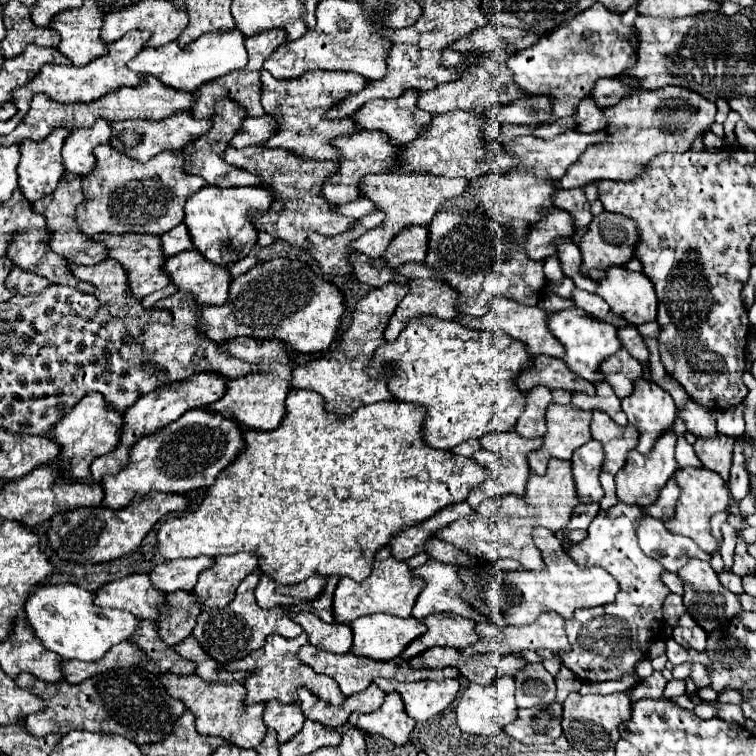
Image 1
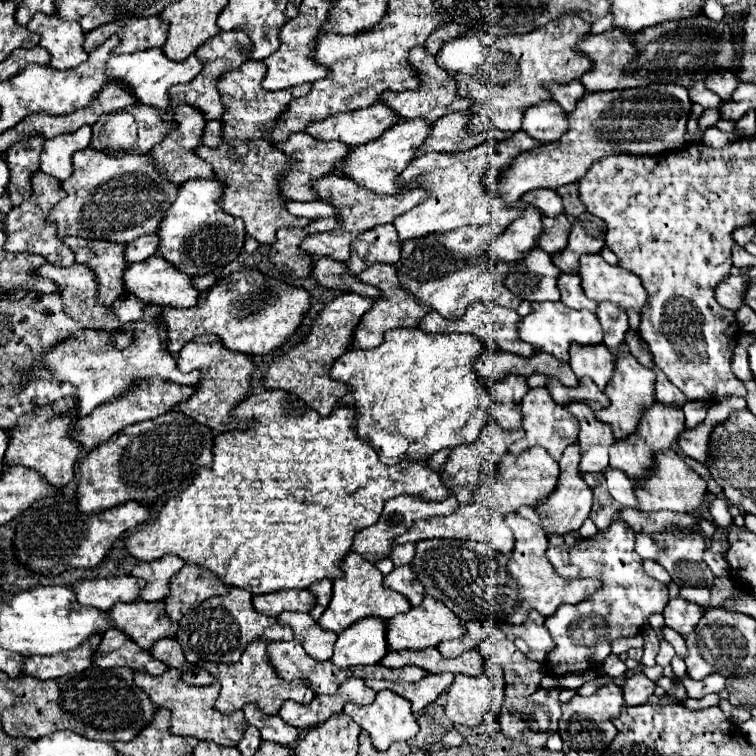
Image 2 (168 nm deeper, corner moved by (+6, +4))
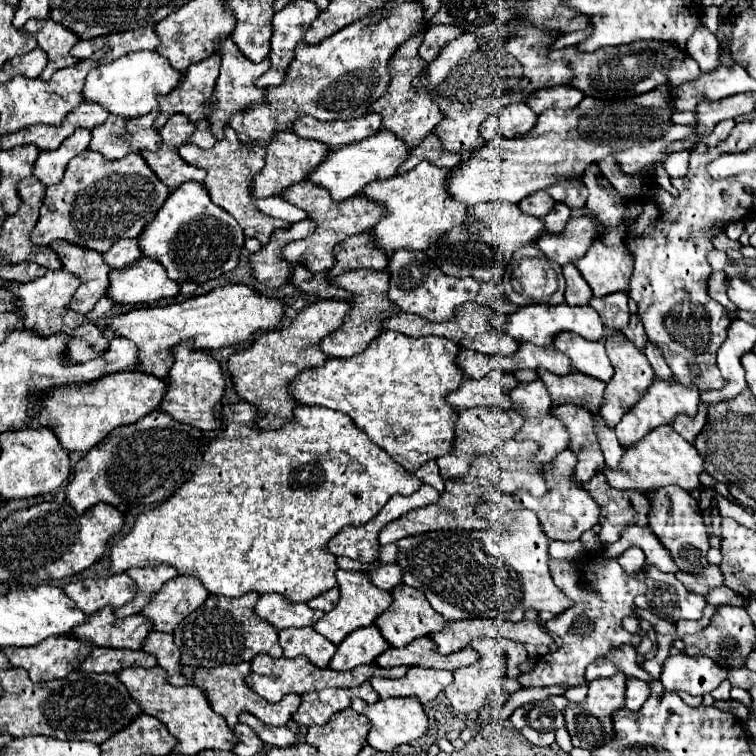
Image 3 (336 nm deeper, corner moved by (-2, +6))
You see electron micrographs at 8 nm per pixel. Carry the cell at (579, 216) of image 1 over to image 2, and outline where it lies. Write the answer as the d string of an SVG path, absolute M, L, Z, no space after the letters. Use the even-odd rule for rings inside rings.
M536 190L536 192L528 192L522 196L522 202L540 208L540 212L544 212L544 216L560 216L564 214L564 204L562 198L556 190Z

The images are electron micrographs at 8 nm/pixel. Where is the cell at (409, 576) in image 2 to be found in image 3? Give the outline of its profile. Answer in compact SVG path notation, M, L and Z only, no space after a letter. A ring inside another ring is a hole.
M378 564L376 568L366 572L374 586L382 590L392 590L396 584L400 584L400 566L398 564Z

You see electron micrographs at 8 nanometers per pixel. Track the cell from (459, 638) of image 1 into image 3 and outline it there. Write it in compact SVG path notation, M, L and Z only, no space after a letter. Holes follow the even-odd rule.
M400 584L390 594L392 594L394 602L388 606L388 610L384 614L380 614L374 620L374 626L380 630L384 640L390 642L390 646L400 648L400 646L408 644L408 642L412 642L414 638L422 638L422 636L428 636L430 632L444 630L444 626L448 624L442 614L436 614L436 610L432 610L432 606L426 602L426 596L420 594L420 590L412 590L412 588L404 586L404 584Z

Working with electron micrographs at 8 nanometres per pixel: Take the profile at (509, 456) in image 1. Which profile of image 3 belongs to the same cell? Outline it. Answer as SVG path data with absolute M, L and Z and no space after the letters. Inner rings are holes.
M464 408L456 410L456 432L454 432L454 448L452 452L436 458L440 476L444 480L448 478L460 478L468 472L468 466L472 464L472 458L476 454L486 454L494 450L496 446L504 444L506 440L514 438L514 434L522 428L524 418L516 410L490 410L490 408Z

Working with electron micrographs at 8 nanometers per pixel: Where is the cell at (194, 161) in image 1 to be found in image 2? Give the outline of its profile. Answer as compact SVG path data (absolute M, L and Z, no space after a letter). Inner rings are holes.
M184 104L184 106L176 108L174 120L178 122L178 128L170 136L166 136L160 144L156 144L156 148L152 148L152 152L150 152L152 158L156 160L156 168L160 168L160 174L174 184L182 184L192 178L214 178L212 166L196 154L196 146L202 142L202 132L206 128L206 118L204 118L202 110Z

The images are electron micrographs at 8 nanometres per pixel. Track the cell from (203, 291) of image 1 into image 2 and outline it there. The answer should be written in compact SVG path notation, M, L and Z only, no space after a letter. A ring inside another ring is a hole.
M152 256L148 260L130 264L128 272L124 274L124 284L126 284L126 292L138 296L146 304L158 304L158 306L190 308L196 304L200 296L200 290L192 284L192 276L180 272L178 268L174 268L174 264L170 264L162 256Z

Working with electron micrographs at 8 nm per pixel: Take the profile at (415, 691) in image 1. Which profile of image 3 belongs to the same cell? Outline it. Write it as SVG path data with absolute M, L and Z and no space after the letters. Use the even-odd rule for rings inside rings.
M412 666L406 676L398 680L386 680L386 678L372 678L370 684L378 692L378 696L384 698L396 698L396 696L414 696L422 704L432 702L444 686L452 682L452 672L448 670L434 670L434 668L420 668Z

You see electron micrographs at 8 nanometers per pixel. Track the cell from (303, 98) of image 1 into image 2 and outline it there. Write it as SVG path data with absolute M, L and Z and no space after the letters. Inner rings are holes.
M248 60L246 64L242 64L242 68L228 72L218 82L218 90L220 90L222 100L226 104L226 116L222 116L222 122L224 122L222 140L224 142L232 142L232 140L268 140L270 142L268 130L288 110L290 102L308 94L312 88L312 84L308 82L308 84L300 84L300 86L272 92L272 90L262 88L262 80L264 80L264 64L260 60Z

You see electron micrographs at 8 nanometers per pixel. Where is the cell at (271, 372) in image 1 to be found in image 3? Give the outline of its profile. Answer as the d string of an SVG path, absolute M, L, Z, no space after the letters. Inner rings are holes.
M186 342L174 346L174 364L166 378L168 390L160 402L162 412L170 414L176 422L190 424L198 430L218 430L220 420L214 418L214 406L220 402L224 392L224 374L218 362L204 350L192 350Z

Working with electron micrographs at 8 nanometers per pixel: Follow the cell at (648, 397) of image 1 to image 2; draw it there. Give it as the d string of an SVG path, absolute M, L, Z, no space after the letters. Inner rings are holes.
M620 352L620 354L628 354L628 356L620 356L616 360L616 372L614 372L612 380L608 382L608 388L604 390L604 394L610 398L610 406L606 410L598 410L596 416L600 416L600 420L612 424L614 436L618 440L624 440L636 432L642 412L646 412L648 408L652 408L656 404L656 392L654 392L656 374L650 368L644 368L630 352Z

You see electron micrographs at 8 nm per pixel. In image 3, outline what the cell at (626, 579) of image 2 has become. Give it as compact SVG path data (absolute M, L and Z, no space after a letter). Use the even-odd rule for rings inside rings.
M588 556L580 564L570 560L550 560L550 574L554 584L570 600L574 600L574 606L564 610L558 618L546 622L546 628L558 634L558 638L562 640L562 646L556 652L540 656L532 672L520 674L516 678L520 688L548 688L552 684L578 686L590 662L604 656L612 648L620 648L622 644L630 644L630 646L640 644L638 634L630 634L622 628L622 618L632 616L634 598L638 594L646 594L644 572L638 572L636 576L628 576L620 568L618 560L608 560L606 564L600 564L594 556ZM584 584L592 584L598 590L598 596L588 594L584 590Z

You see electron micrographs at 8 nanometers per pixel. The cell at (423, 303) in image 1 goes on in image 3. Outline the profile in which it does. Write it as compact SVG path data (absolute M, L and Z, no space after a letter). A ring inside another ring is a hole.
M352 270L352 272L344 272L336 278L330 278L330 282L338 288L344 288L348 292L352 292L352 308L350 312L344 316L344 324L342 328L330 332L322 342L320 342L320 350L326 356L336 356L336 358L346 358L346 356L354 356L366 350L366 346L372 342L372 338L376 338L380 334L380 322L388 316L388 314L396 314L398 310L392 310L390 302L388 302L388 272L372 272L372 270Z

